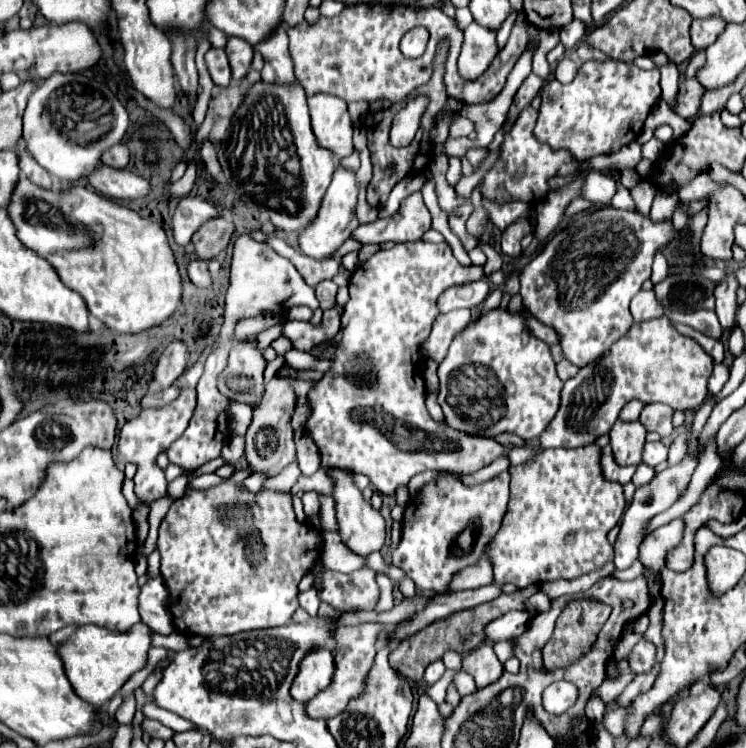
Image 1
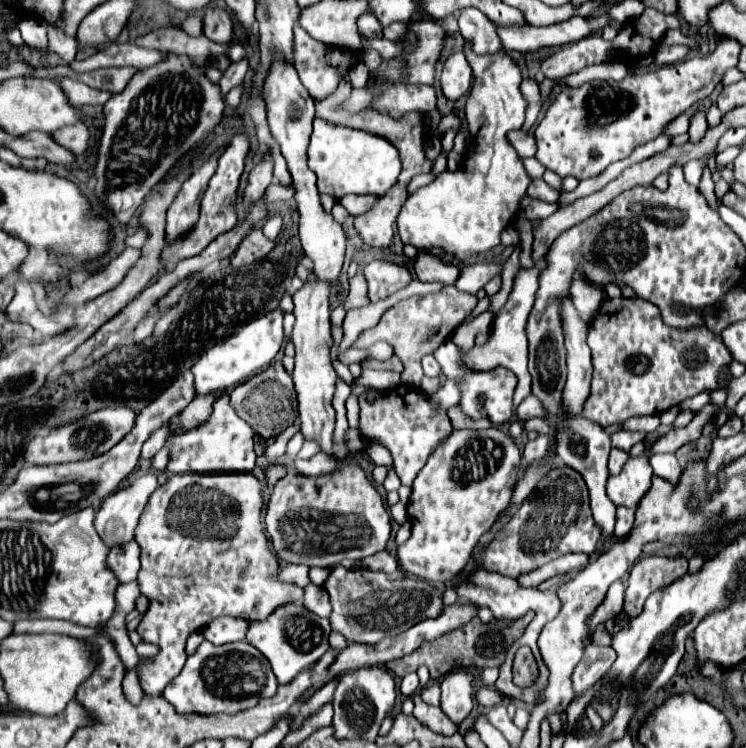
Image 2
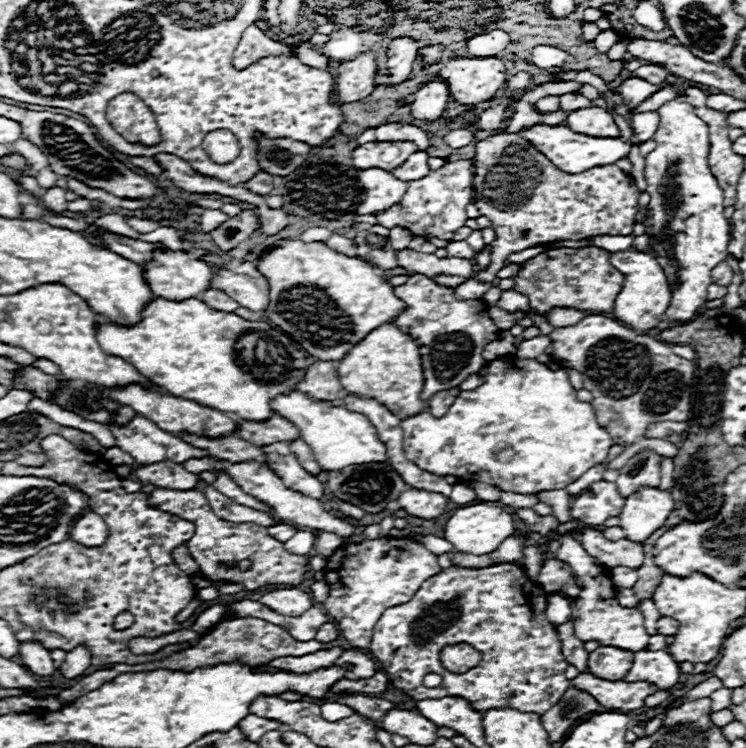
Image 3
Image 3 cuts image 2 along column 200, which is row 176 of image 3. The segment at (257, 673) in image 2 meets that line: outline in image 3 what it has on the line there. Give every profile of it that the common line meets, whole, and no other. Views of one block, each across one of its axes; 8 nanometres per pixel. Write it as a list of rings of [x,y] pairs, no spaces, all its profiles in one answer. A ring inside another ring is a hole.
[[[670,100],[664,106],[658,108],[662,114],[662,122],[654,134],[656,148],[644,158],[644,178],[646,178],[646,192],[650,194],[650,204],[646,208],[646,234],[650,236],[650,254],[662,262],[662,270],[670,282],[672,290],[672,302],[666,310],[666,318],[674,322],[690,322],[707,301],[708,286],[712,284],[710,272],[716,264],[726,260],[728,256],[728,244],[730,244],[730,220],[724,216],[722,206],[722,190],[718,186],[718,180],[712,176],[708,166],[708,124],[704,124],[696,114],[694,108],[680,100]]]

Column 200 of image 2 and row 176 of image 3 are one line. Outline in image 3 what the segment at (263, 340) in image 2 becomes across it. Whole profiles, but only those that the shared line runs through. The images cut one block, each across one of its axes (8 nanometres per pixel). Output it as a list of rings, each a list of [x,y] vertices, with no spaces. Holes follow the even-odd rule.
[[[356,168],[356,178],[362,184],[366,198],[358,206],[356,214],[372,214],[376,210],[388,210],[394,202],[400,202],[406,192],[406,182],[394,178],[382,168]]]

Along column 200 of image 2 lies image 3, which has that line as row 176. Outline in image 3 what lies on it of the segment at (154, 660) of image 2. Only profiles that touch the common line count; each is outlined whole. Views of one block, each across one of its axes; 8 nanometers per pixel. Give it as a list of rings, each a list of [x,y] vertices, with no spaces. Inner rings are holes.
[[[494,134],[476,144],[474,190],[476,190],[474,204],[480,210],[480,214],[492,222],[496,240],[492,242],[490,268],[484,272],[478,272],[474,280],[466,280],[462,286],[456,286],[454,296],[458,300],[480,298],[480,294],[484,294],[492,286],[490,282],[496,278],[496,272],[504,266],[504,260],[512,252],[520,252],[532,246],[542,246],[542,244],[560,242],[560,240],[582,240],[582,238],[600,236],[600,234],[608,234],[608,236],[632,234],[632,226],[638,214],[636,198],[640,194],[634,180],[614,164],[594,166],[578,174],[568,174],[552,166],[544,154],[538,154],[538,150],[532,150],[532,146],[518,134]]]

